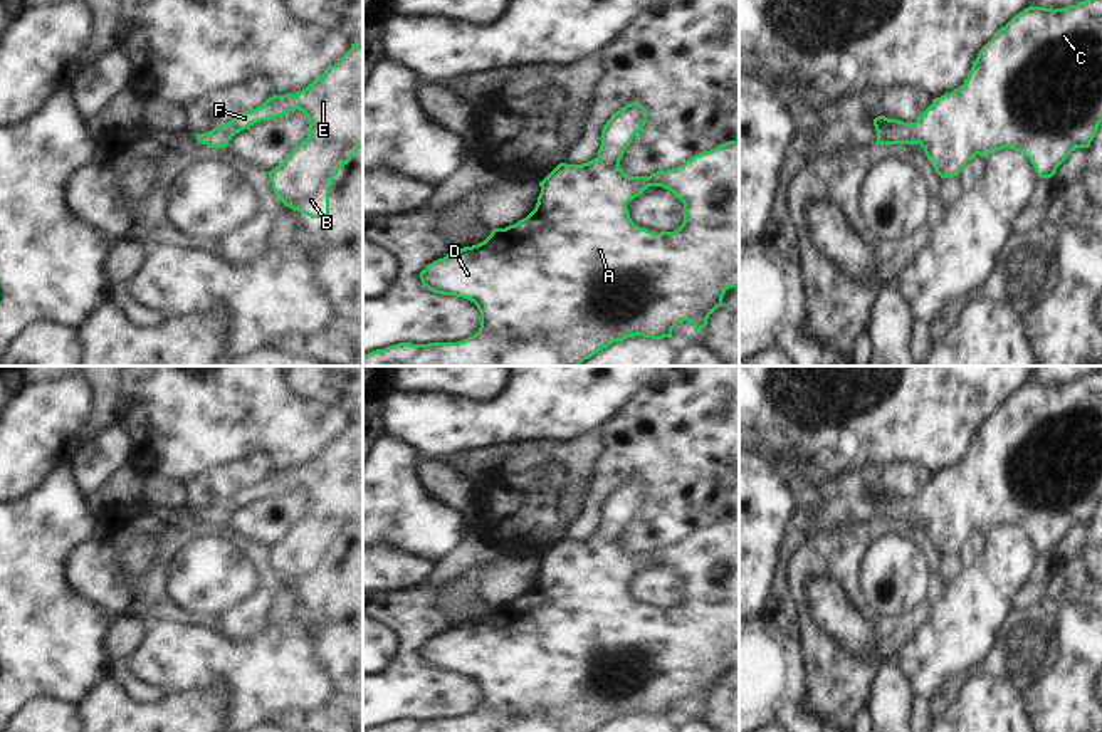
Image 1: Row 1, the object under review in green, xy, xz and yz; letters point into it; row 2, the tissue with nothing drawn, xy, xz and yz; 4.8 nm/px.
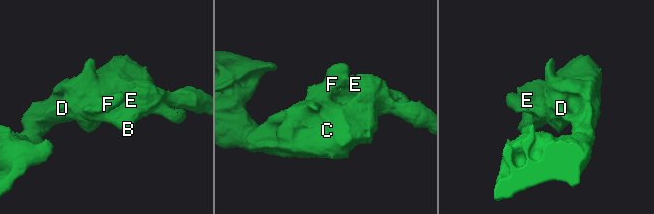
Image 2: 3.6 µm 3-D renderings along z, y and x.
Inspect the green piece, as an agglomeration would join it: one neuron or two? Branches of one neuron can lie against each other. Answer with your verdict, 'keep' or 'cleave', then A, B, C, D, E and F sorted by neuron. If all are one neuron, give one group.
keep; groups A B C D E F

